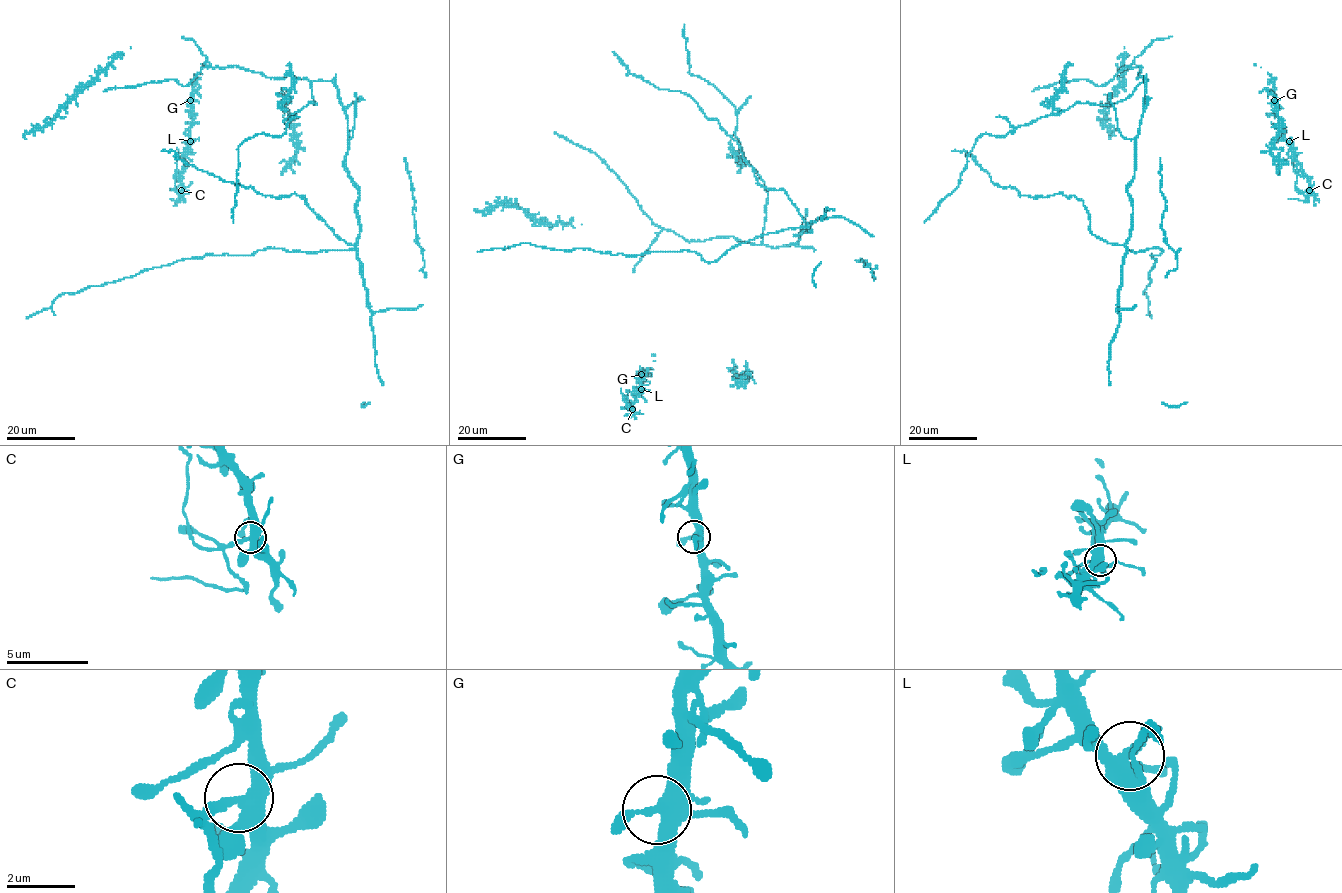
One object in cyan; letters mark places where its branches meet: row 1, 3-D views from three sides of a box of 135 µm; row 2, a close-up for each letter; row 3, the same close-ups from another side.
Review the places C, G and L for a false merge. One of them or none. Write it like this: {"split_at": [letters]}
{"split_at": ["C"]}

